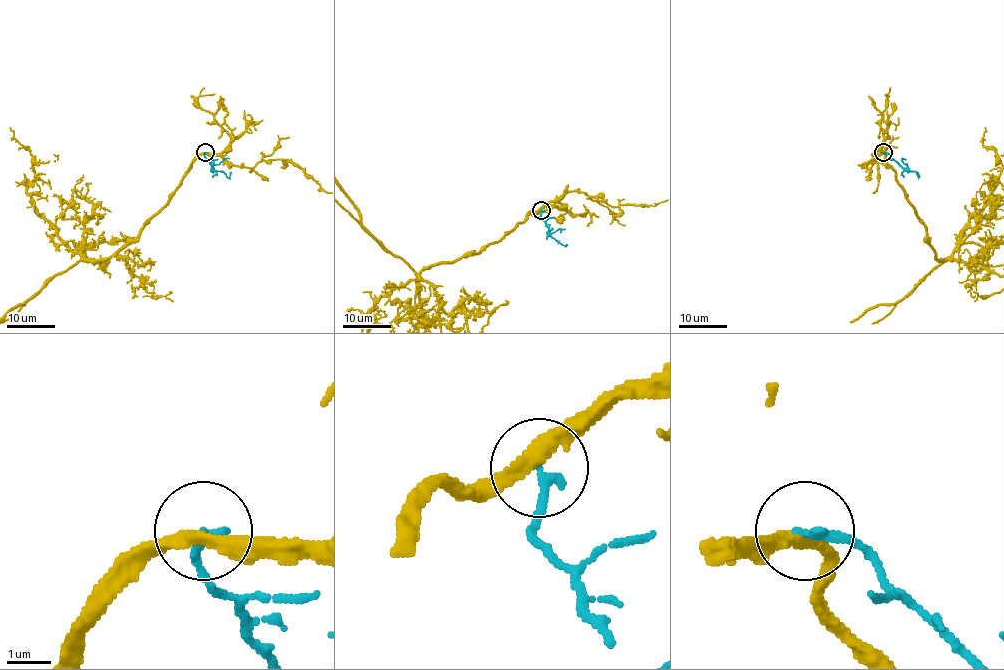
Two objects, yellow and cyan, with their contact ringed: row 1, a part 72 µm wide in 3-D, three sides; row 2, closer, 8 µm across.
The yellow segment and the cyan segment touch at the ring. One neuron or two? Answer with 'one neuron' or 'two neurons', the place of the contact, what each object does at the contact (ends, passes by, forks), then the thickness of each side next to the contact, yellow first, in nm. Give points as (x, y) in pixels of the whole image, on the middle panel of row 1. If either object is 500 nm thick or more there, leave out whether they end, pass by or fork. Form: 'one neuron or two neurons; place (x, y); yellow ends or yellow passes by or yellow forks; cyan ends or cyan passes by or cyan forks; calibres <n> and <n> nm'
two neurons; place (541, 210); yellow passes by; cyan ends; calibres 320 and 220 nm

